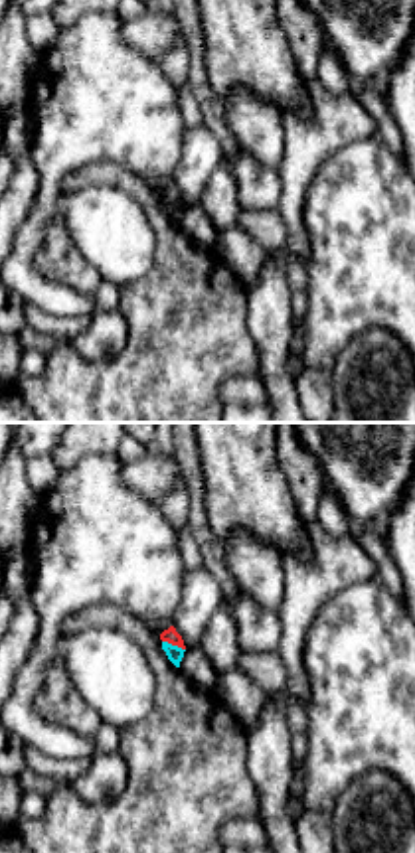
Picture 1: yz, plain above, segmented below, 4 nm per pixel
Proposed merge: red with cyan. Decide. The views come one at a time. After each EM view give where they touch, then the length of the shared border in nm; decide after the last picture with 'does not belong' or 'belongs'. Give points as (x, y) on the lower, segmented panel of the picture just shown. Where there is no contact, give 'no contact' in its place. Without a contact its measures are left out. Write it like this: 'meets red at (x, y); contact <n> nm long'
meets red at (174, 644); contact 100 nm long

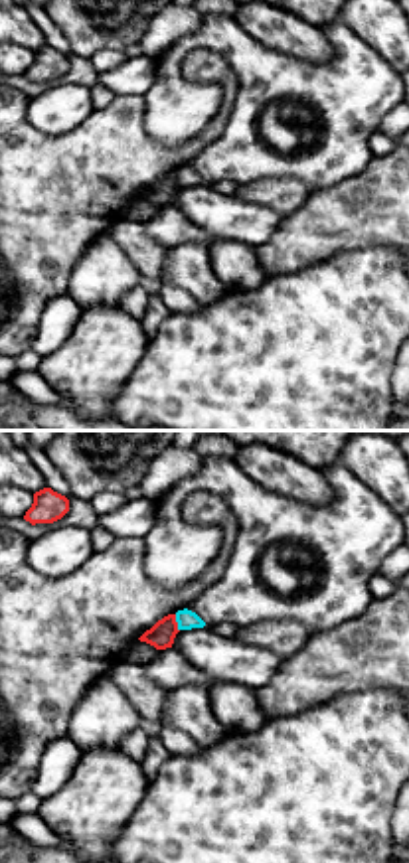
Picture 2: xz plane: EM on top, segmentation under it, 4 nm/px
meets red at (176, 623); contact 70 nm long

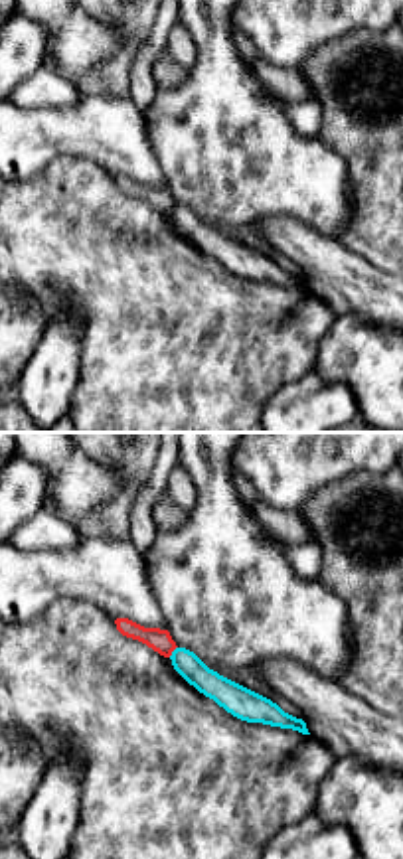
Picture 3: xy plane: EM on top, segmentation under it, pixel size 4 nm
meets red at (172, 650); contact 60 nm long

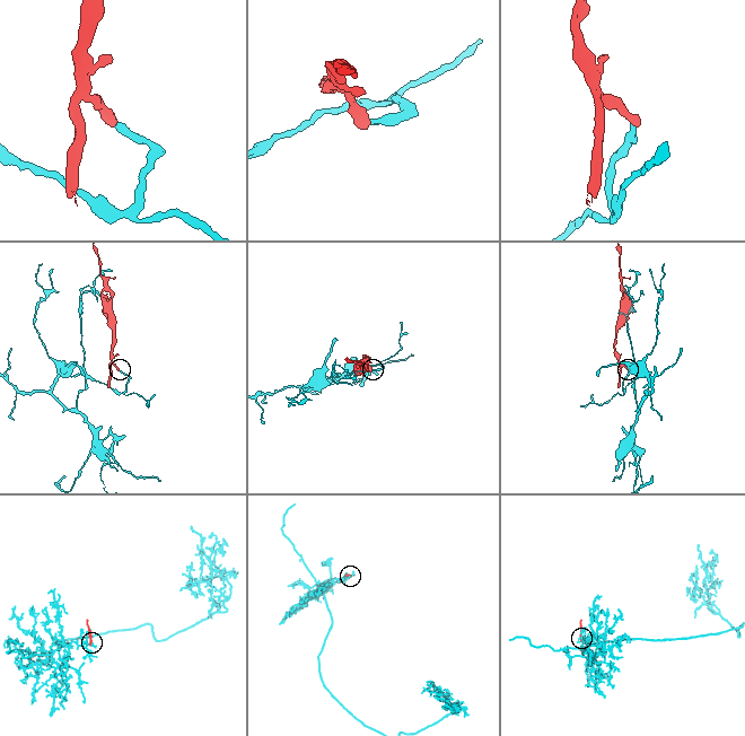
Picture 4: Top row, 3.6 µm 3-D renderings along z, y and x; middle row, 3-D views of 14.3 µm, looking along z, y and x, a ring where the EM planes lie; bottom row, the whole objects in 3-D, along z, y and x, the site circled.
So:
does not belong

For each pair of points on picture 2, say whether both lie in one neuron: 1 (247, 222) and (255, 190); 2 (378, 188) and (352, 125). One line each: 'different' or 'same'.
1: different
2: different

